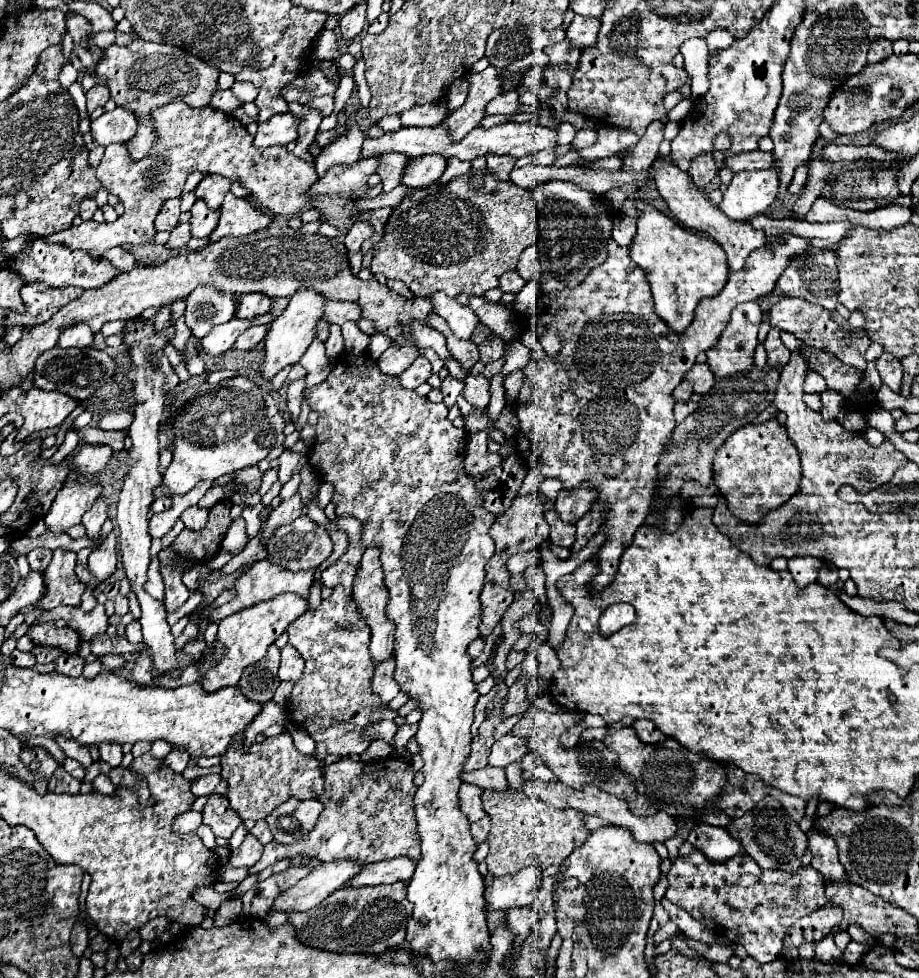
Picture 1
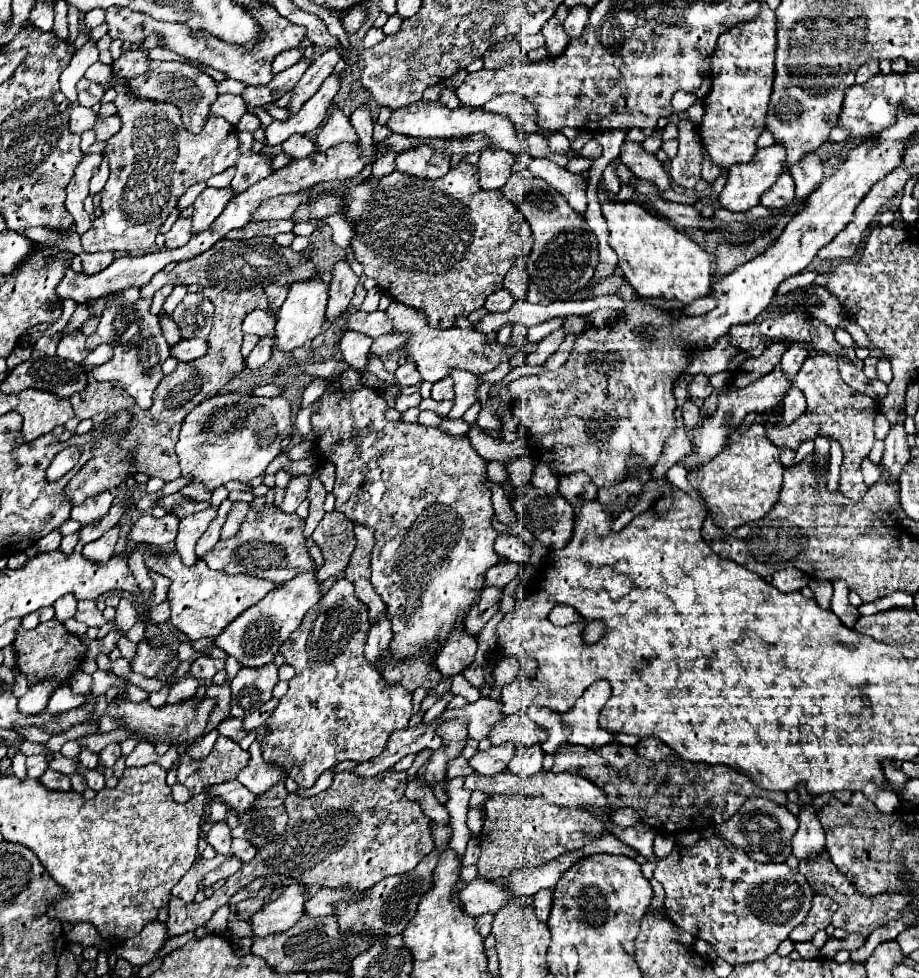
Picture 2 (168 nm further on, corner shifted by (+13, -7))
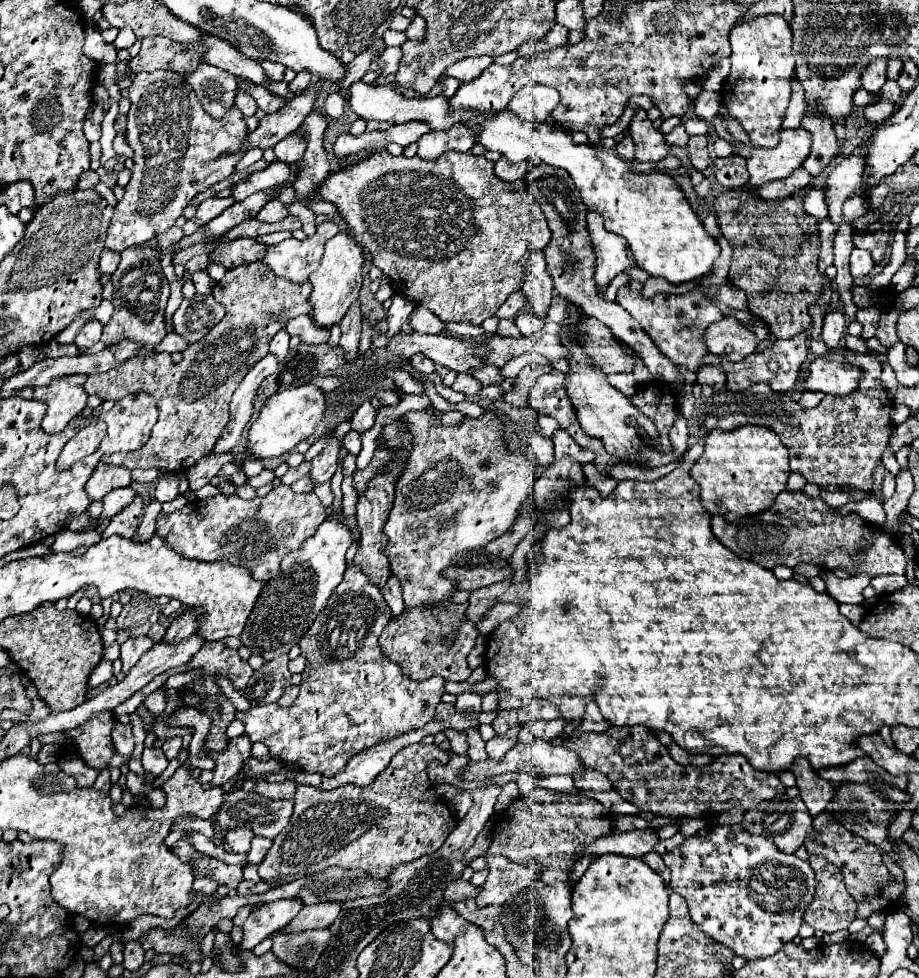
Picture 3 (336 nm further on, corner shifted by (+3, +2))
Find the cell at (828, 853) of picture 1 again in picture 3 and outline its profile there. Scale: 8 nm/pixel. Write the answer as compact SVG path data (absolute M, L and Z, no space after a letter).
M807 759L795 761L793 769L789 769L789 771L797 779L797 787L801 791L801 799L807 805L809 815L817 817L821 811L825 811L825 805L831 801L833 785L829 781L817 777Z

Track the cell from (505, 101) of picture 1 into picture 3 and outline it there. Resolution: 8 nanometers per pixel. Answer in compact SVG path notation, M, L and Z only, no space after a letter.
M527 85L515 93L515 97L509 103L509 109L525 121L551 123L549 115L557 103L559 103L557 89L545 85Z

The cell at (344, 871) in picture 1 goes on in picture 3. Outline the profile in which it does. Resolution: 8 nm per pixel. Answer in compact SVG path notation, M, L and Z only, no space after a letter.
M281 899L261 905L243 925L243 941L239 943L239 951L251 951L259 941L283 929L301 911L301 907L303 903L297 899Z

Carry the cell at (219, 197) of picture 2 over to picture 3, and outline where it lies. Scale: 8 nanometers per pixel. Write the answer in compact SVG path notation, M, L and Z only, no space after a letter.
M273 161L269 167L251 173L243 183L237 183L231 197L235 201L241 201L257 191L279 187L283 181L289 181L289 165L281 161Z

